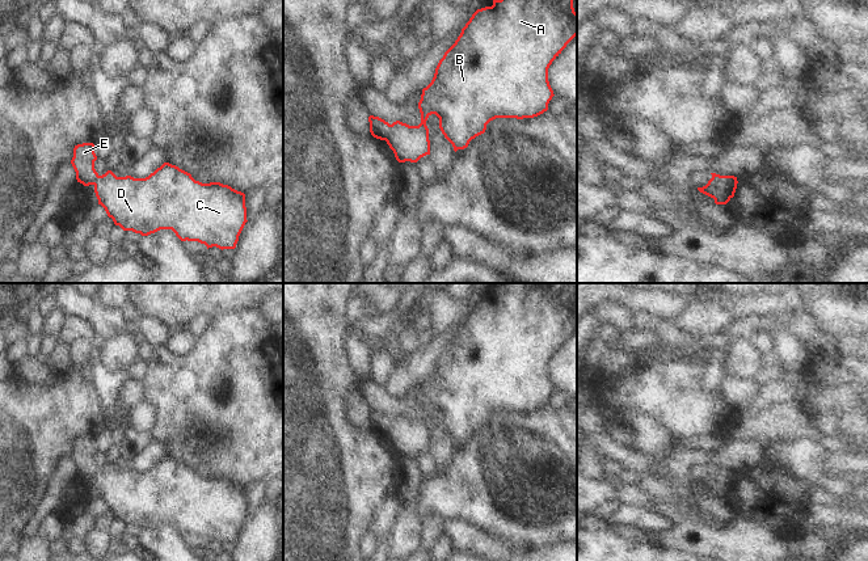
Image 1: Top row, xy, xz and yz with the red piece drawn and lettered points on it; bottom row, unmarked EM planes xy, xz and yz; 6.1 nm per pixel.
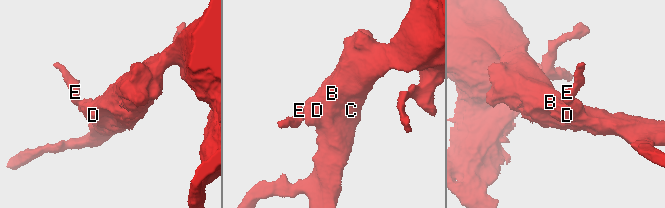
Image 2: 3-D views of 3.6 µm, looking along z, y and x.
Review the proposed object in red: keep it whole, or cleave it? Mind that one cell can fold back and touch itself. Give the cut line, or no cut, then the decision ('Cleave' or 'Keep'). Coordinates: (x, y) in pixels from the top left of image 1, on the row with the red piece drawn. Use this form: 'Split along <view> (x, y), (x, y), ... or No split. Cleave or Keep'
Split along xz (391, 125), (391, 131), (386, 140). Cleave.

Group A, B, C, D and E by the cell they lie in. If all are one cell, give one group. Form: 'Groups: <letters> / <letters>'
Groups: A B C D / E.

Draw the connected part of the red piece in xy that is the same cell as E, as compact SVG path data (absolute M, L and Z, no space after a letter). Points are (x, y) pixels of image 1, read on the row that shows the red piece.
M93 143L75 145L71 164L76 172L77 182L83 184L84 186L94 184L96 178L98 177L98 173L94 169L96 160L97 156L94 153Z

